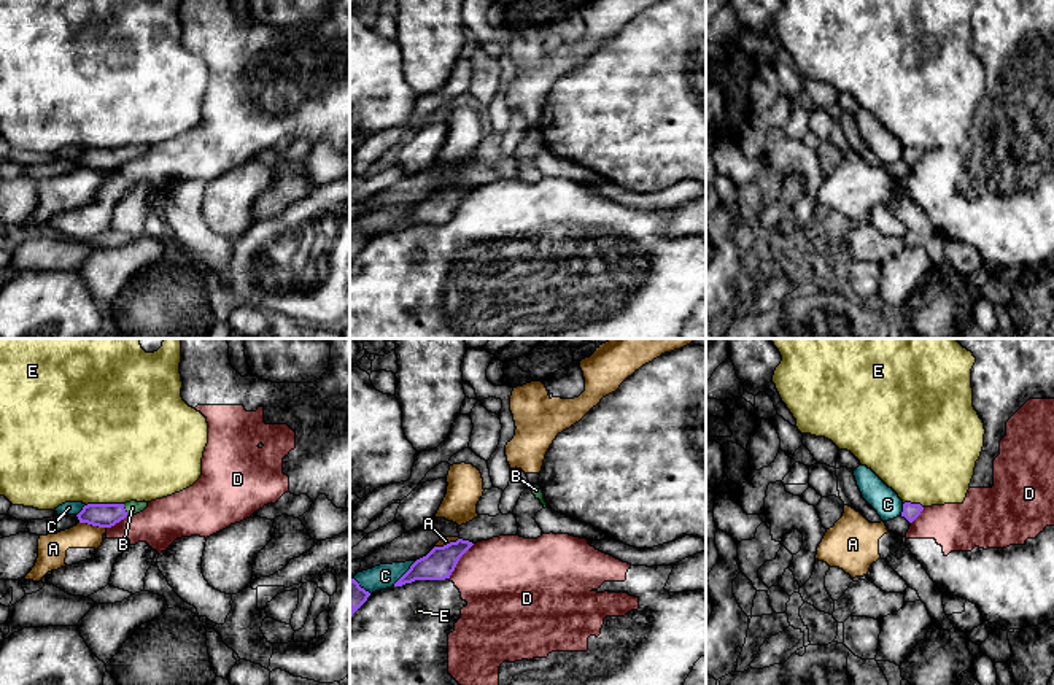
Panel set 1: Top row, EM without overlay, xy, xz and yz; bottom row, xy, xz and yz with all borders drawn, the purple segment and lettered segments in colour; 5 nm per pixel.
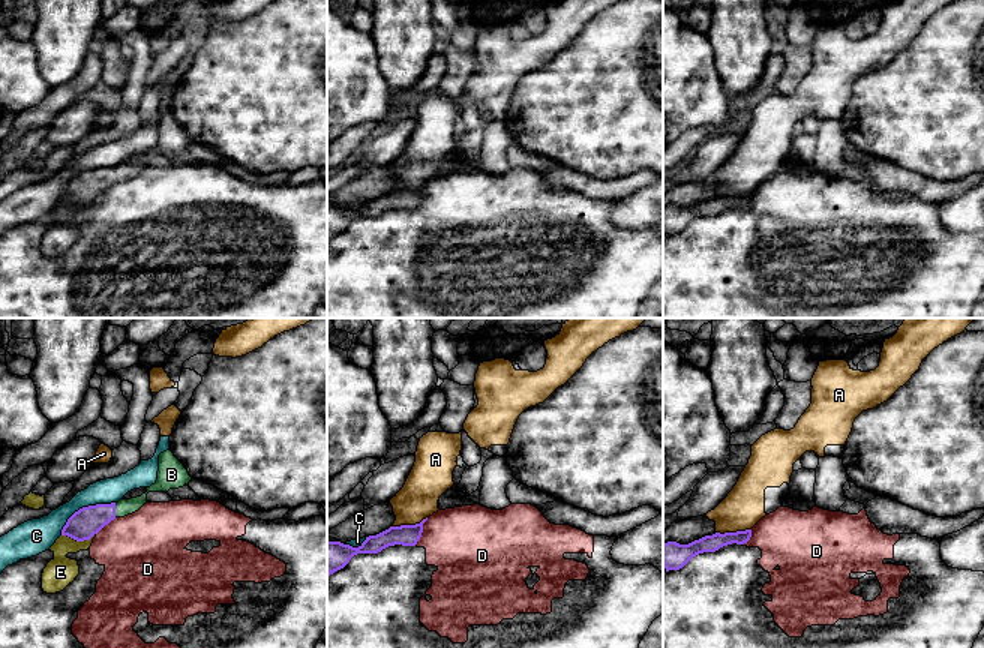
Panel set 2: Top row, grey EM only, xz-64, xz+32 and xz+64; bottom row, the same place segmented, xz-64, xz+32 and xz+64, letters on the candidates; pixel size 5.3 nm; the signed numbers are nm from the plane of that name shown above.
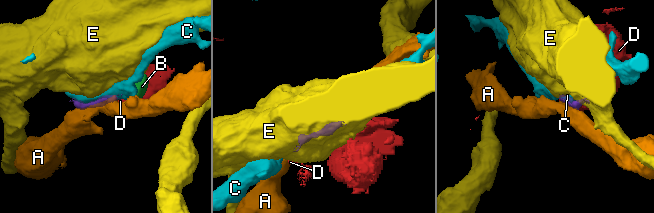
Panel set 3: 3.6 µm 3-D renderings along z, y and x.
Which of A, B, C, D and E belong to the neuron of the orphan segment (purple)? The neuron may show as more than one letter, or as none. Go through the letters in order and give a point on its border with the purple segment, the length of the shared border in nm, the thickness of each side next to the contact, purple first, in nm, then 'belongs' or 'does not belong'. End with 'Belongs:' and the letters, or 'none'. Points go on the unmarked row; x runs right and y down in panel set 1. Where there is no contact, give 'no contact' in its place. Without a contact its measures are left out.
A: xy (92, 169) | 140 nm | 130/140 nm | does not belong
B: xy (124, 154) | 70 nm | 130/70 nm | belongs
C: xz (404, 218) | 170 nm | 160/130 nm | does not belong
D: xz (458, 204) | 220 nm | 160/440 nm | does not belong
E: xy (104, 148) | 190 nm | 130/500 nm | does not belong
Belongs: B

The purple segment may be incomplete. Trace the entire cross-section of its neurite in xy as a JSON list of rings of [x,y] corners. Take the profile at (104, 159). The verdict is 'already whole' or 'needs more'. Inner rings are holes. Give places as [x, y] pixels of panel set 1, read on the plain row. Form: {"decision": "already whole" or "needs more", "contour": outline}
{"decision": "needs more", "contour": [[[130,145],[126,148],[87,148],[76,159],[79,167],[99,172],[111,172],[126,161],[137,159],[148,151],[148,146]]]}

